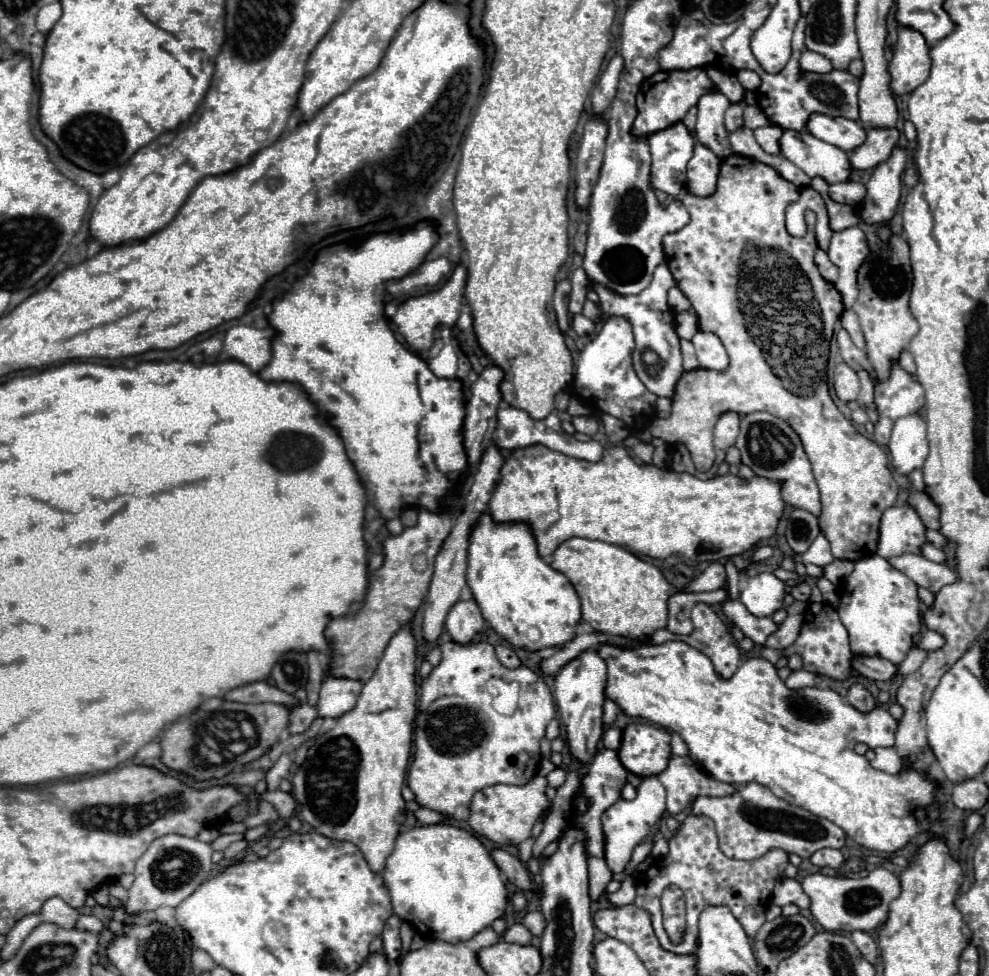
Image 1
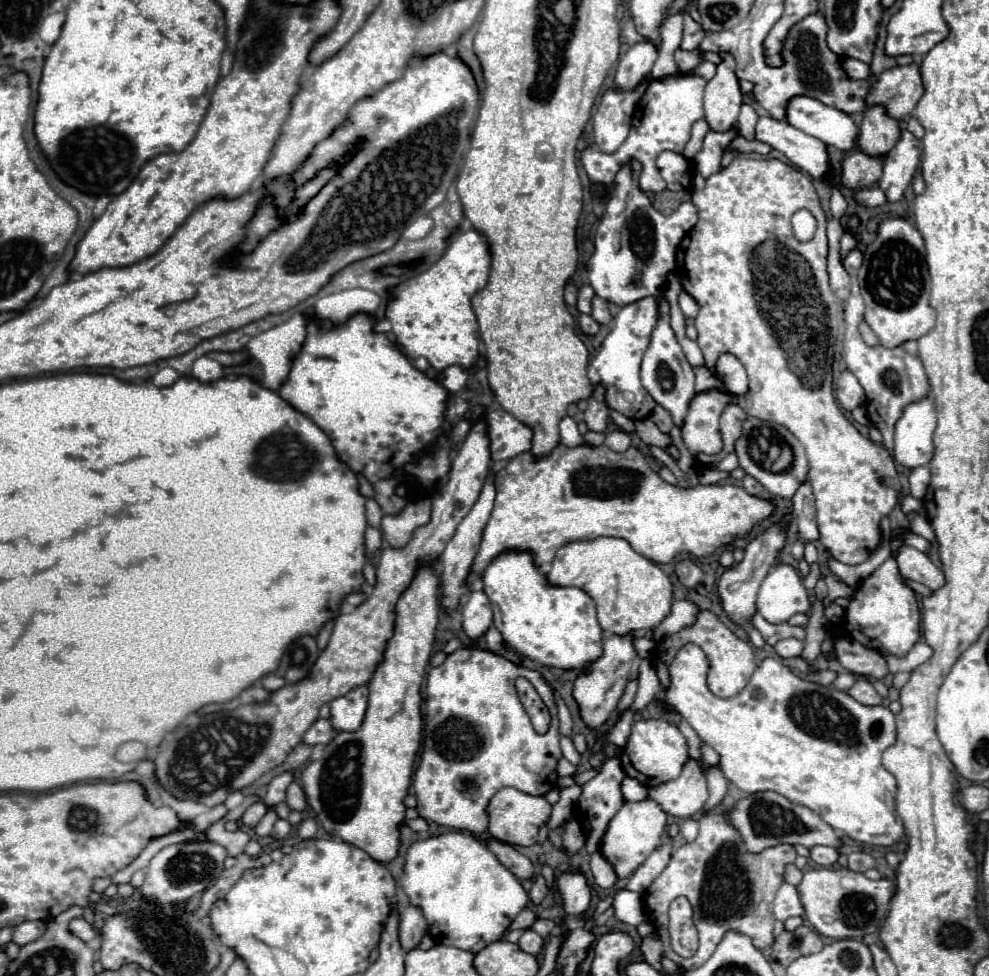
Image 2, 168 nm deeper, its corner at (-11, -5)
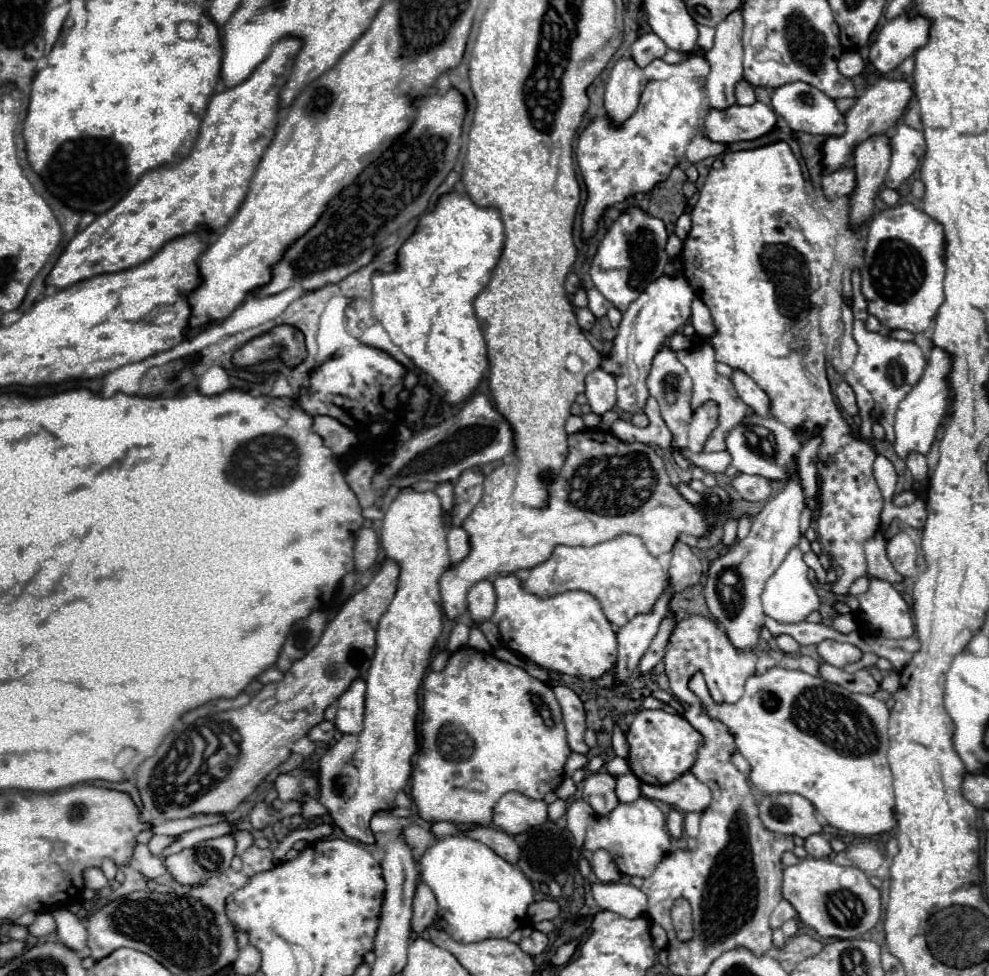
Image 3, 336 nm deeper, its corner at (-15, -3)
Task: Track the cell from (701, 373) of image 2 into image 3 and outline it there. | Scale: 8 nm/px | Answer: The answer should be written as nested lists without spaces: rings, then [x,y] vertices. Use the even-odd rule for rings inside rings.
[[[701,345],[695,349],[685,349],[677,353],[679,361],[687,367],[687,373],[693,379],[693,397],[691,397],[691,407],[697,409],[697,397],[711,397],[717,407],[719,407],[719,417],[717,417],[717,427],[713,429],[713,433],[709,435],[707,443],[705,443],[705,451],[725,451],[725,443],[723,443],[723,435],[727,435],[727,431],[731,427],[735,427],[735,423],[741,423],[745,415],[749,415],[749,407],[737,397],[737,391],[733,387],[733,381],[719,375],[715,371],[715,357],[713,357],[713,347],[709,345]]]

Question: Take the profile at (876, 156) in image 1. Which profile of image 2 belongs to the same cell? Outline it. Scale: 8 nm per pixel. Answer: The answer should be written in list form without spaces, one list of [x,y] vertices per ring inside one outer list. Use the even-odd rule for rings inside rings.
[[[855,149],[843,161],[843,185],[851,189],[865,189],[879,181],[883,175],[885,155],[867,155],[861,149]]]

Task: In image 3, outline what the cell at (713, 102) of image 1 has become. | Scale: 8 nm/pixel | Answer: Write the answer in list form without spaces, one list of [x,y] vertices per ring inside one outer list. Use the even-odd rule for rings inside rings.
[[[741,9],[729,13],[717,27],[715,27],[715,43],[705,59],[711,65],[711,71],[705,79],[709,105],[711,107],[731,107],[735,103],[735,85],[743,79],[743,47],[741,47],[741,33],[743,33],[743,13]]]

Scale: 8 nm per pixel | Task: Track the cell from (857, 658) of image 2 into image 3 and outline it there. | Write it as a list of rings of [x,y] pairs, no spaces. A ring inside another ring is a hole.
[[[823,641],[817,645],[817,653],[821,659],[833,667],[845,667],[861,657],[861,651],[857,647],[851,647],[849,643],[839,641]]]

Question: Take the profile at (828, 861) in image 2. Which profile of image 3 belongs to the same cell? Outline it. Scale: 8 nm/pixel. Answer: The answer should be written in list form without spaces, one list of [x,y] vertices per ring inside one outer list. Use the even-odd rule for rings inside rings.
[[[809,835],[805,839],[805,849],[811,857],[827,857],[831,853],[831,845],[823,835]]]

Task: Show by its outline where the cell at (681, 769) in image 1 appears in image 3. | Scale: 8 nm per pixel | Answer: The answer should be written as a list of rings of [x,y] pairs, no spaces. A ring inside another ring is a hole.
[[[689,771],[669,785],[647,785],[645,783],[641,787],[641,791],[645,797],[669,803],[683,813],[703,811],[703,809],[707,809],[707,803],[711,803],[709,787],[699,783]]]

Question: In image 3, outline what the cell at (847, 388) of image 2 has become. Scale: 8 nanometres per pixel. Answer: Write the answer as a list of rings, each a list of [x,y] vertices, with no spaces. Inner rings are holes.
[[[845,381],[837,385],[835,396],[838,401],[838,405],[842,410],[844,409],[845,413],[849,413],[849,415],[857,415],[857,413],[859,413],[857,403],[855,403],[855,393],[853,393],[853,389],[851,389]]]

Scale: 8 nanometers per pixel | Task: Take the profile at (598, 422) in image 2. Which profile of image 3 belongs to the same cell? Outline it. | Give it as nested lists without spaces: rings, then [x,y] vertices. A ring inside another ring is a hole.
[[[597,369],[585,377],[585,395],[589,399],[589,405],[593,413],[603,415],[605,411],[615,407],[615,379],[605,373],[603,369]]]

